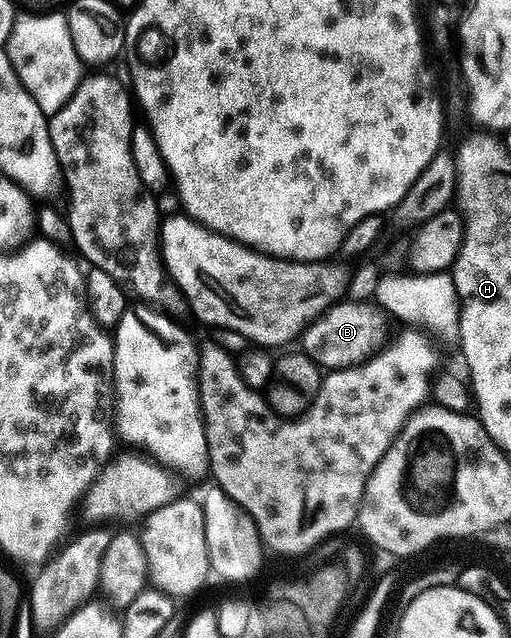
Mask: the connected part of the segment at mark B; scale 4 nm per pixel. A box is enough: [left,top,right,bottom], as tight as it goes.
[300,302,388,370]

